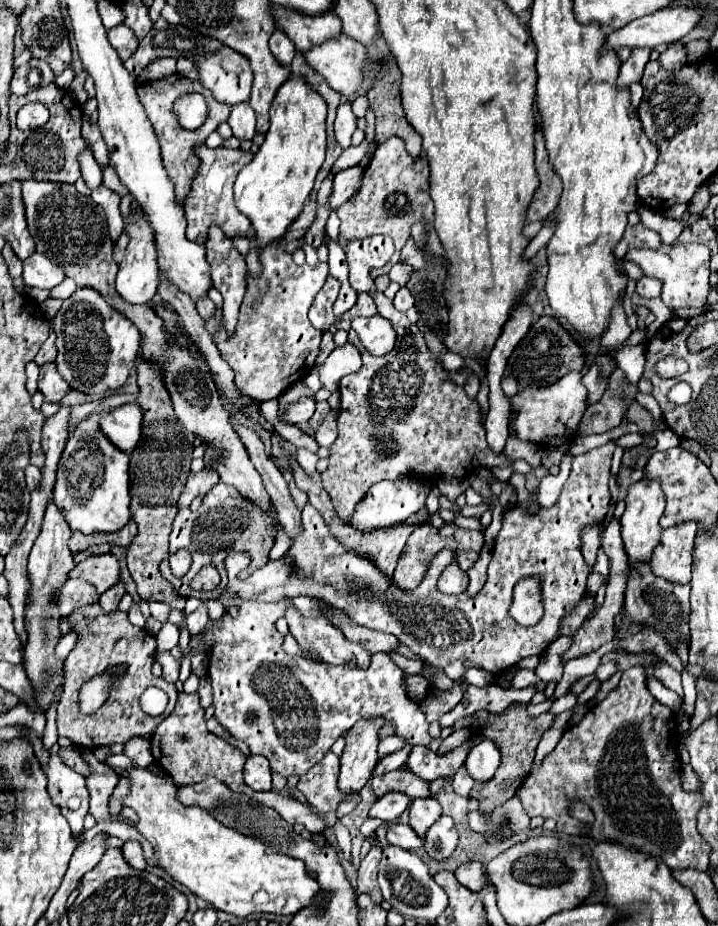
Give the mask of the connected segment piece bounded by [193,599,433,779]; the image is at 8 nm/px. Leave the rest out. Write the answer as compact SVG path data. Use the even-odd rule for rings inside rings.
M281 599L281 601L277 601L277 603L243 603L243 605L239 607L239 615L237 615L237 617L225 617L225 619L221 619L217 625L211 625L211 623L209 623L209 625L201 631L201 641L193 647L193 649L197 649L197 647L203 647L203 645L205 645L205 647L211 647L211 649L213 649L213 659L209 659L209 667L207 667L207 675L209 675L209 681L211 681L211 687L213 687L213 709L215 709L213 717L215 717L235 739L245 741L245 743L249 745L251 753L265 755L265 757L269 759L269 763L271 763L271 769L277 771L279 775L283 775L285 779L291 777L291 775L297 775L297 777L305 775L315 763L319 763L321 757L325 757L325 753L331 749L331 745L333 745L343 733L347 733L359 719L383 717L385 721L391 721L391 723L395 725L395 735L399 735L401 739L405 739L405 743L409 743L409 745L429 745L429 743L433 741L433 739L429 737L429 731L427 731L427 729L429 729L429 723L425 723L425 715L421 715L421 711L417 711L417 705L415 705L411 699L407 699L407 695L405 695L403 689L401 689L403 671L393 663L393 659L391 659L389 655L385 655L385 653L375 653L373 659L371 659L369 669L365 669L365 671L357 669L353 663L347 663L347 665L329 665L329 663L315 663L315 661L303 659L303 657L291 657L291 655L287 655L287 653L281 649L281 645L283 645L283 635L275 629L275 621L277 621L279 617L283 617L283 613L285 613L285 609L287 609L289 605L291 605L291 599ZM249 713L255 713L255 715L257 715L257 719L251 721L251 723L247 723L247 715L249 715Z

